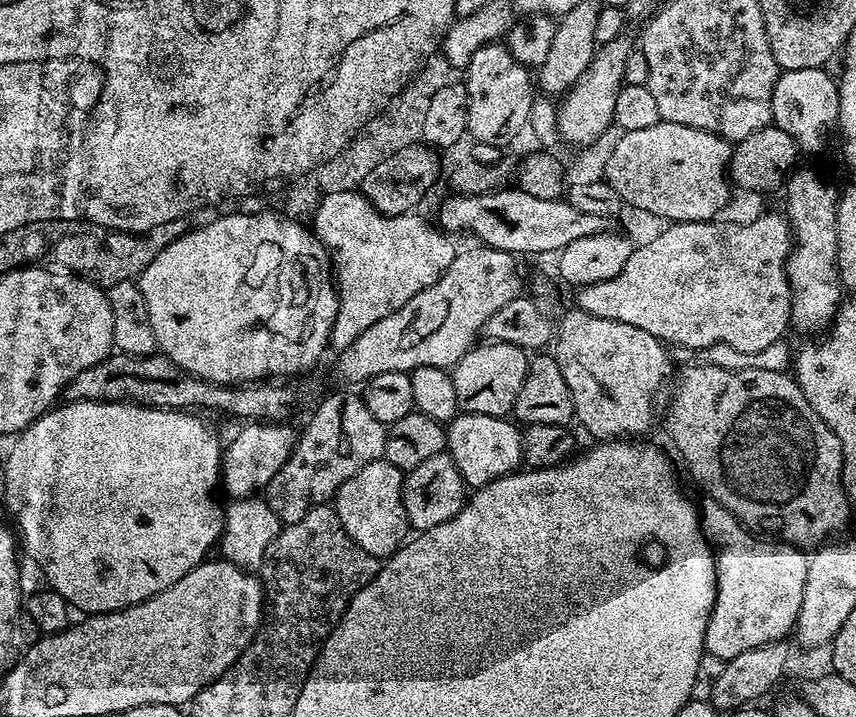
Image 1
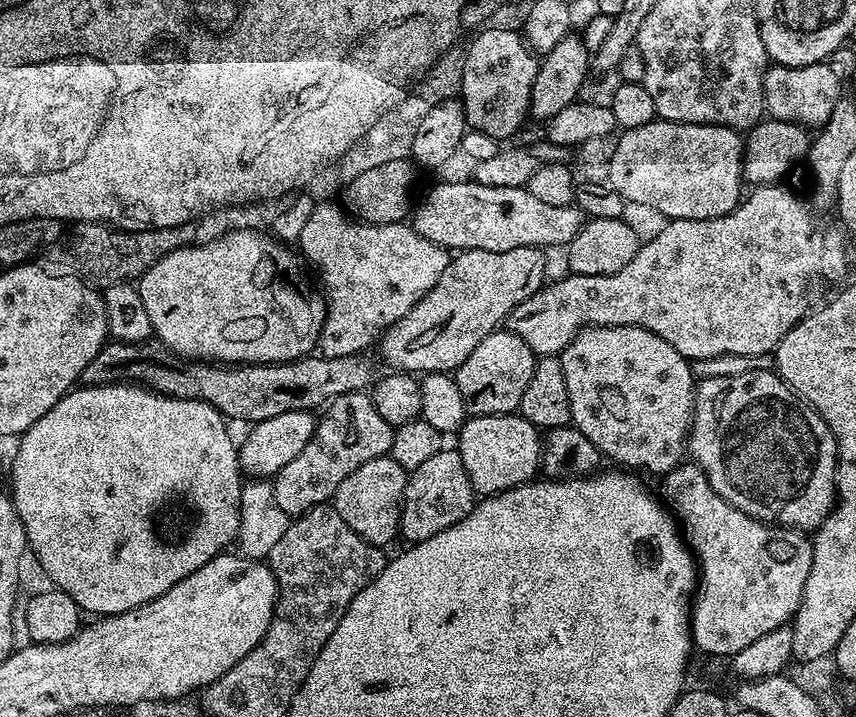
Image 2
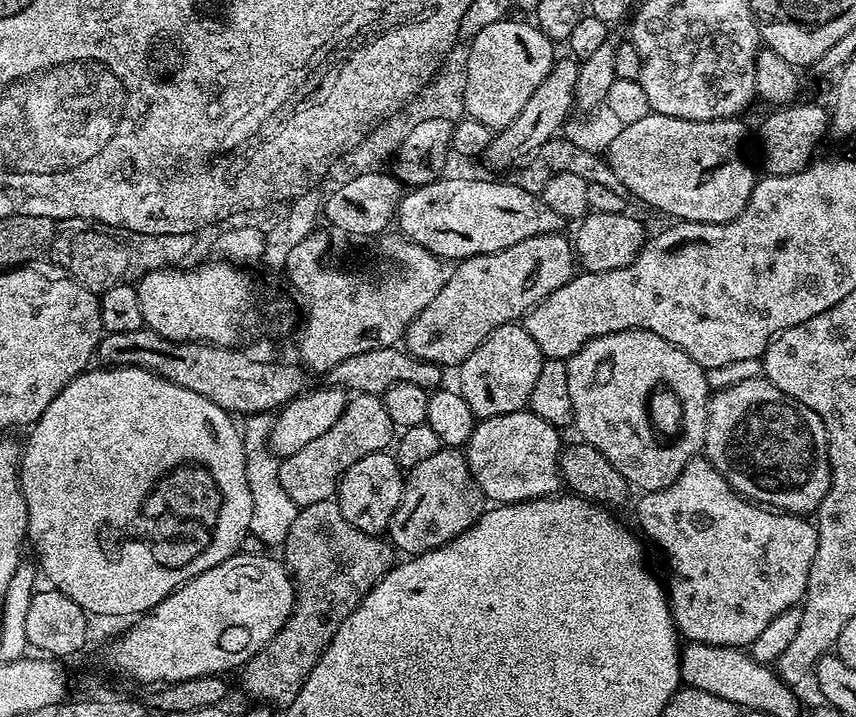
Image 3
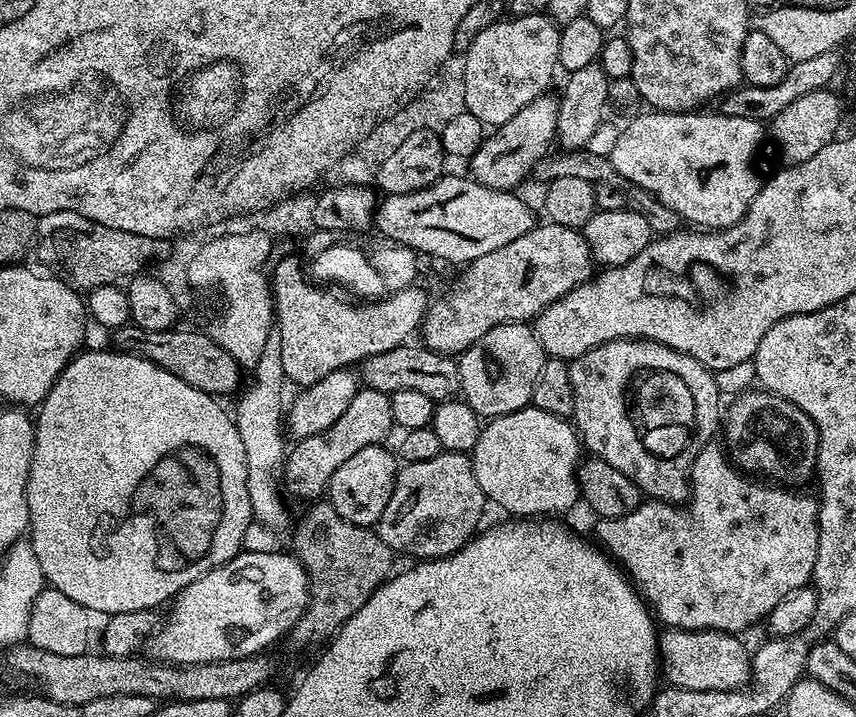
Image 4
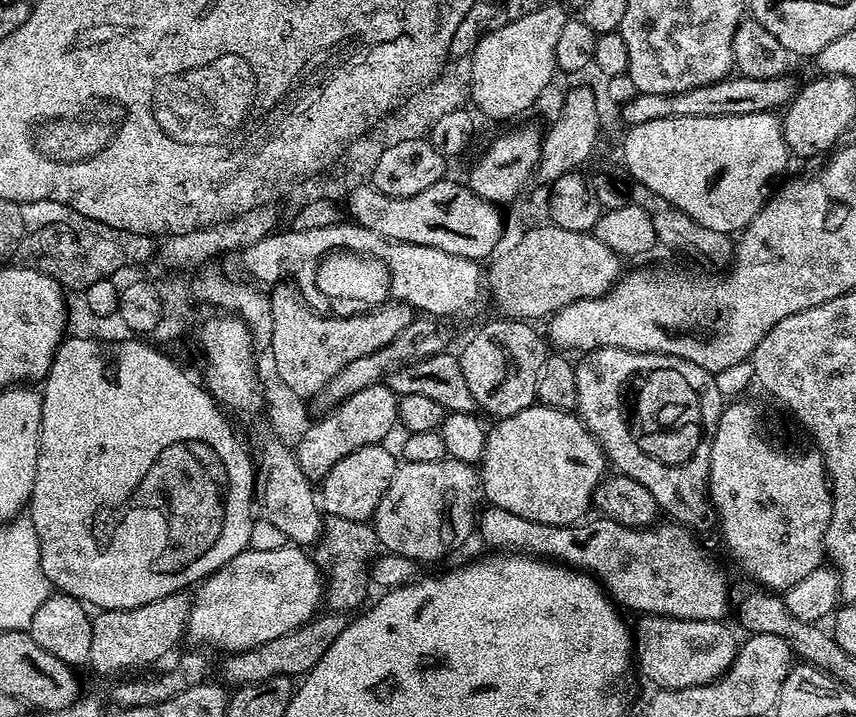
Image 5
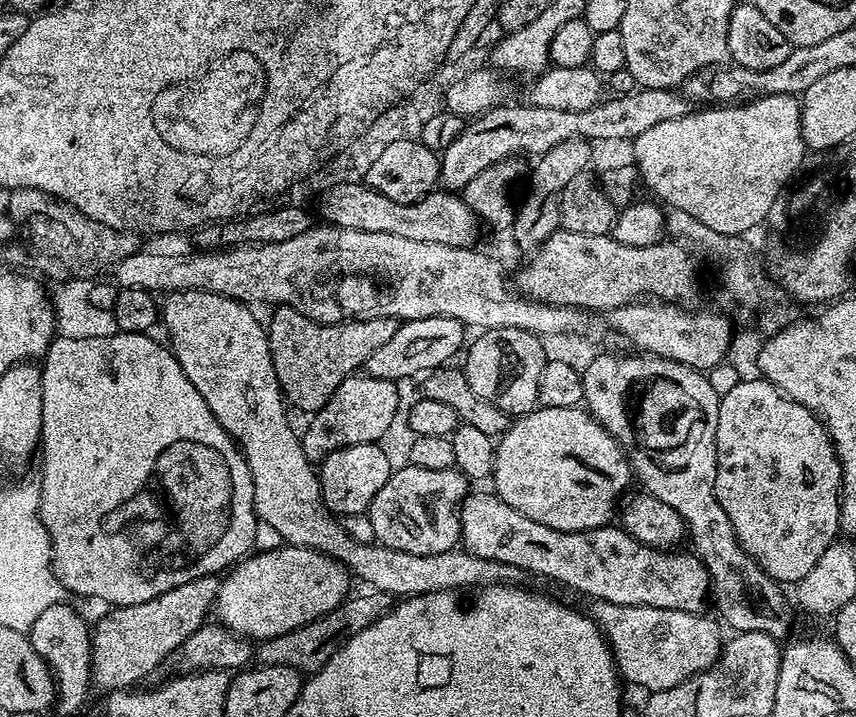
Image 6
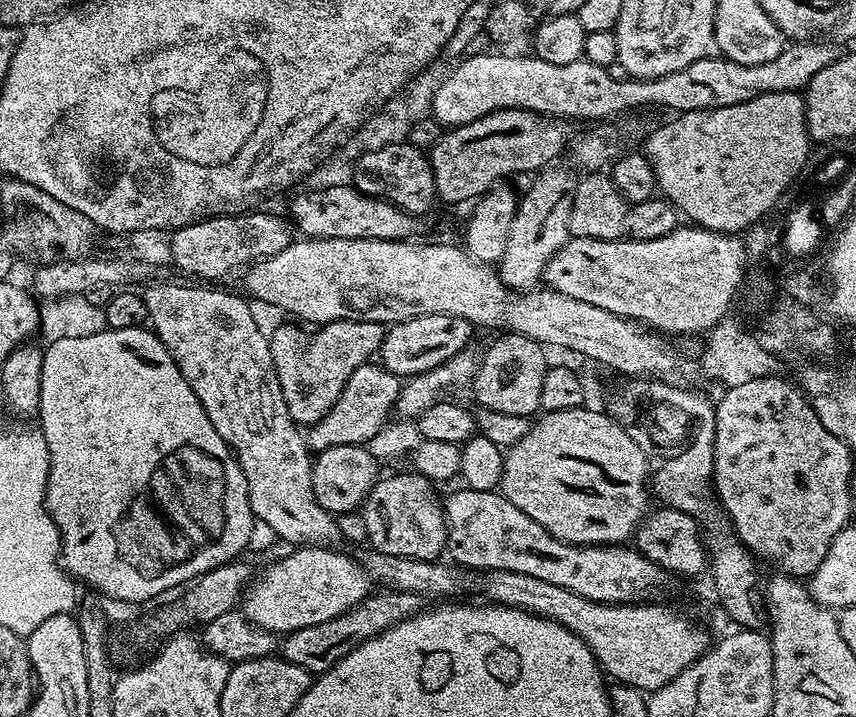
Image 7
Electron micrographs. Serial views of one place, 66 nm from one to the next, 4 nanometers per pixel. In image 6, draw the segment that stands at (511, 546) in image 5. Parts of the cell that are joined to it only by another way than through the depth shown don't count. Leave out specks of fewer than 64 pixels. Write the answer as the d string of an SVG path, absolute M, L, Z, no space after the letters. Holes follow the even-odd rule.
M491 491L475 492L465 496L460 505L460 544L465 552L518 566L525 574L545 576L584 596L592 596L593 601L698 613L703 613L704 603L709 603L708 571L691 551L651 548L630 538L619 526L581 532L550 530L550 526L518 514L514 506L506 506Z

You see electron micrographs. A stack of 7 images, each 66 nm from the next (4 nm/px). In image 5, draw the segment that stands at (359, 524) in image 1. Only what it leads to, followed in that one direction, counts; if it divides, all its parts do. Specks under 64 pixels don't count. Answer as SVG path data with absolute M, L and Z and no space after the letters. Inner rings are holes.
M384 444L362 446L362 450L354 450L354 454L346 454L340 462L334 462L330 474L318 484L318 500L328 516L337 516L347 520L371 521L378 510L378 502L382 502L382 494L390 486L398 467L397 457Z

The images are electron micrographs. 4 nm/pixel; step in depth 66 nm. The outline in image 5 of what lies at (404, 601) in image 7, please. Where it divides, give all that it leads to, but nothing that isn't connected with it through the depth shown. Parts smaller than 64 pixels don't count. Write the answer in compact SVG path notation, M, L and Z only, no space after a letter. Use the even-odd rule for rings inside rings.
M331 610L325 613L325 616L317 615L301 628L290 630L290 634L282 634L282 638L270 638L270 642L262 642L262 646L254 646L245 652L225 655L224 661L221 664L219 661L218 664L218 672L220 668L221 676L219 679L225 685L232 684L231 687L237 689L244 688L247 684L266 682L266 678L275 676L303 677L305 672L309 672L315 666L318 658L322 658L322 654L330 650L334 638L338 638L338 634L342 634L342 630L348 624L349 617L345 613Z

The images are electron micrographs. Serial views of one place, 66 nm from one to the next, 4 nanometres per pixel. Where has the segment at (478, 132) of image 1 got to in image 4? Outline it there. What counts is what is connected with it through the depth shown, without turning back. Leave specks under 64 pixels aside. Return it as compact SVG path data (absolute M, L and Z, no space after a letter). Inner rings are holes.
M548 14L507 19L486 26L465 52L465 109L485 126L510 122L518 110L551 89L552 75L558 72L560 28L556 21Z

